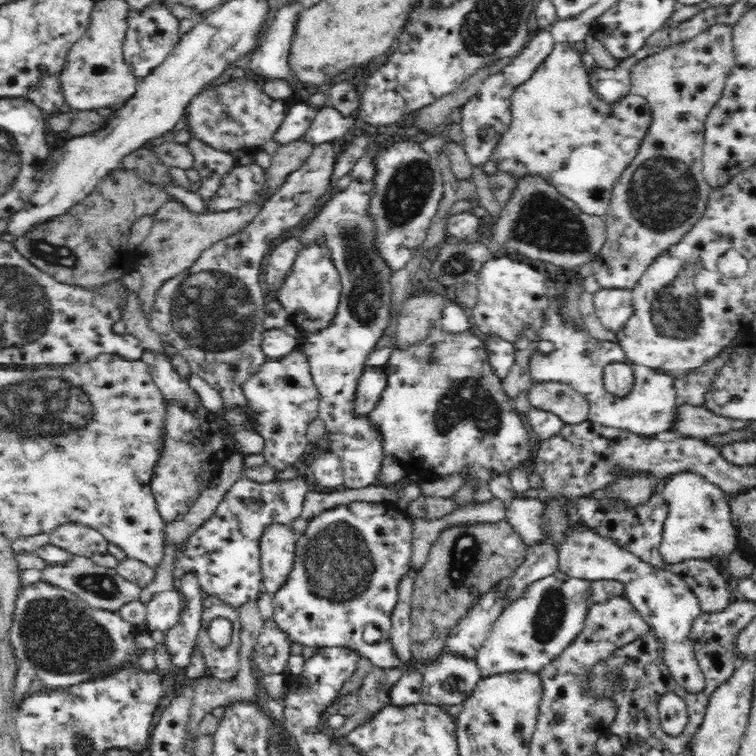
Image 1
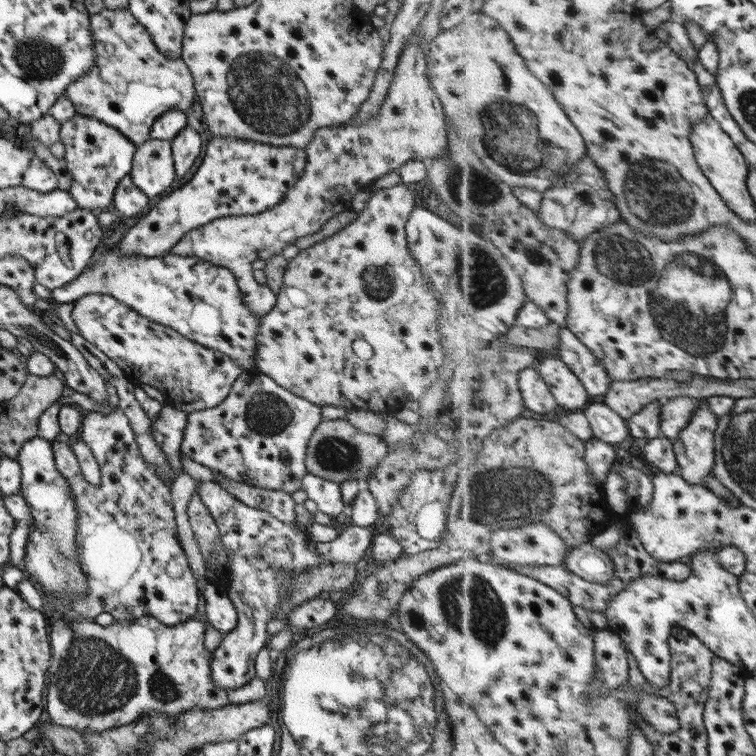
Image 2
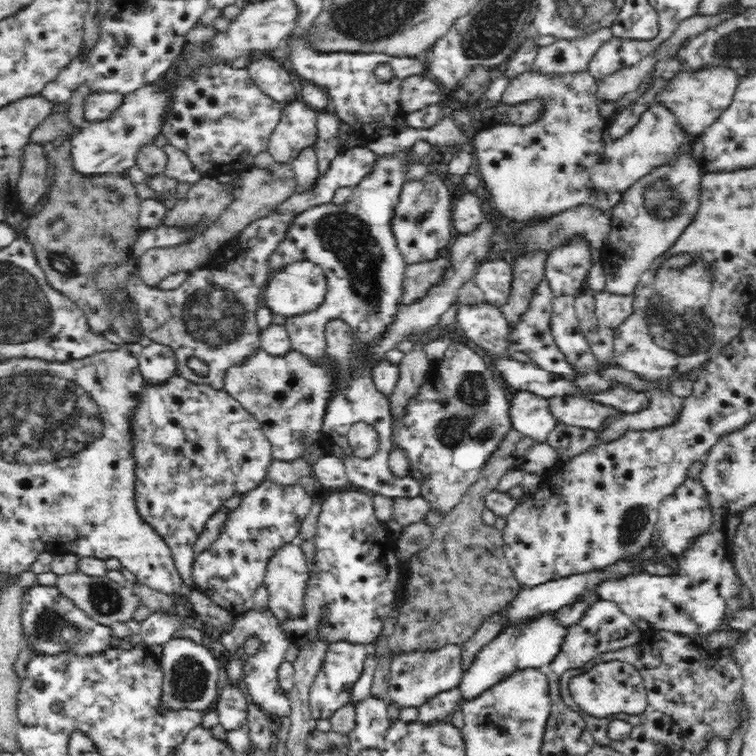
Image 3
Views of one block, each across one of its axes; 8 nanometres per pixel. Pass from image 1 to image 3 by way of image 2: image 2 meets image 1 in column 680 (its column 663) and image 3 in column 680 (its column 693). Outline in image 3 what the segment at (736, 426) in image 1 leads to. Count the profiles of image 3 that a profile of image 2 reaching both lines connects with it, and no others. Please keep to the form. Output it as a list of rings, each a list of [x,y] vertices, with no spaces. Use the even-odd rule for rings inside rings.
[[[648,388],[648,407],[636,413],[622,413],[613,423],[600,429],[599,442],[620,438],[628,430],[652,430],[675,423],[682,412],[683,399],[669,389]]]

